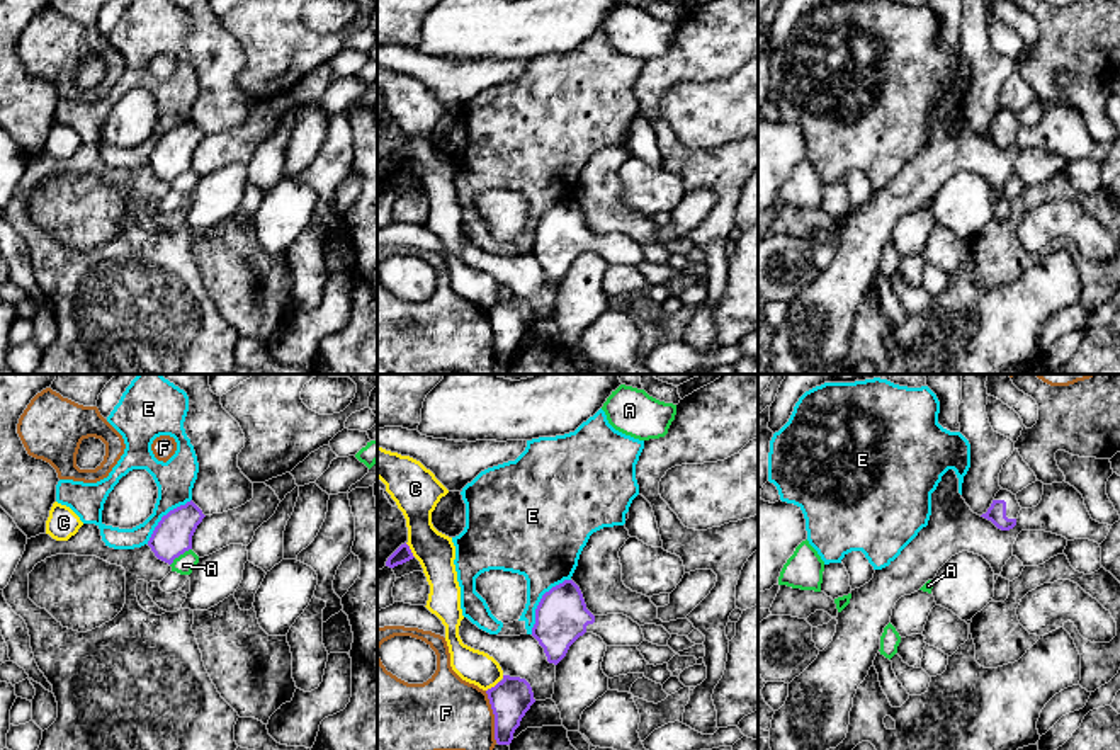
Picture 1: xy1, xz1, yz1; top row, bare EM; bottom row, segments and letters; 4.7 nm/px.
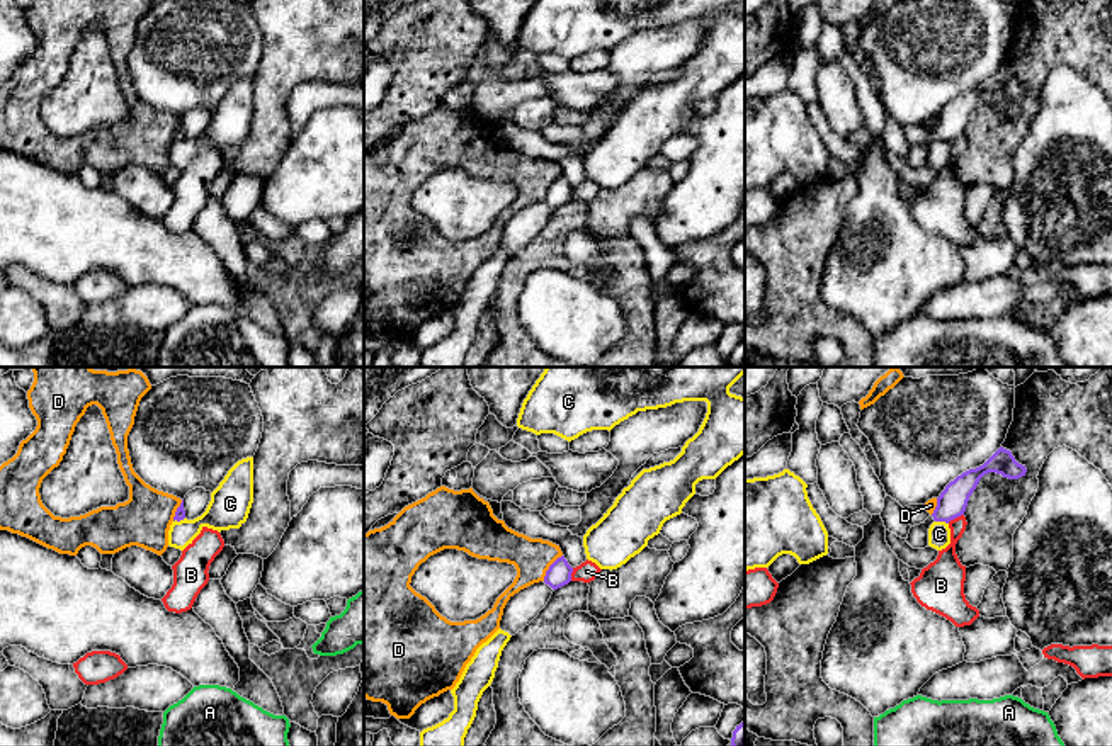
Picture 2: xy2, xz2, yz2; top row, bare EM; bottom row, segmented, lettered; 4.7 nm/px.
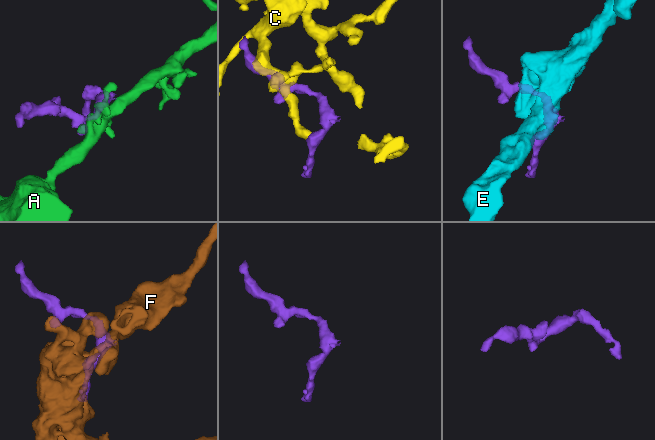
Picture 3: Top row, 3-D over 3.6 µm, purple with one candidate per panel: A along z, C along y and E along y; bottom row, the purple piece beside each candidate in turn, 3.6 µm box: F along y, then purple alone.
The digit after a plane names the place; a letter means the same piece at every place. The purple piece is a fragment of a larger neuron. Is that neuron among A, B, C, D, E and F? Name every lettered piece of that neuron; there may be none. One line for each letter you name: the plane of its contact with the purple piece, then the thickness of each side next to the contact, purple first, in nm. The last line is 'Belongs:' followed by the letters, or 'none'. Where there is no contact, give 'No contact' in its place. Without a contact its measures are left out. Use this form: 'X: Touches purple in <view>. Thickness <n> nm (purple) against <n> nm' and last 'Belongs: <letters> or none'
Belongs: none

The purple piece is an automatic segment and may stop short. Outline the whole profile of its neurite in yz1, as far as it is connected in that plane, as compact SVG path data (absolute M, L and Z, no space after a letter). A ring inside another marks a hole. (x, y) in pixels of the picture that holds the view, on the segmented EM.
M1001 488L996 493L987 512L982 514L981 517L991 520L1001 531L1010 531L1016 526L1020 510L1021 507L1016 500L1016 495Z

